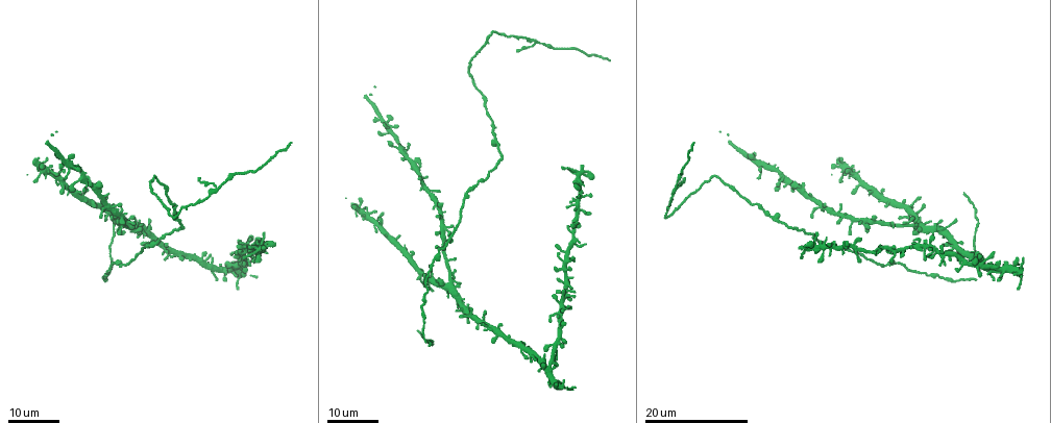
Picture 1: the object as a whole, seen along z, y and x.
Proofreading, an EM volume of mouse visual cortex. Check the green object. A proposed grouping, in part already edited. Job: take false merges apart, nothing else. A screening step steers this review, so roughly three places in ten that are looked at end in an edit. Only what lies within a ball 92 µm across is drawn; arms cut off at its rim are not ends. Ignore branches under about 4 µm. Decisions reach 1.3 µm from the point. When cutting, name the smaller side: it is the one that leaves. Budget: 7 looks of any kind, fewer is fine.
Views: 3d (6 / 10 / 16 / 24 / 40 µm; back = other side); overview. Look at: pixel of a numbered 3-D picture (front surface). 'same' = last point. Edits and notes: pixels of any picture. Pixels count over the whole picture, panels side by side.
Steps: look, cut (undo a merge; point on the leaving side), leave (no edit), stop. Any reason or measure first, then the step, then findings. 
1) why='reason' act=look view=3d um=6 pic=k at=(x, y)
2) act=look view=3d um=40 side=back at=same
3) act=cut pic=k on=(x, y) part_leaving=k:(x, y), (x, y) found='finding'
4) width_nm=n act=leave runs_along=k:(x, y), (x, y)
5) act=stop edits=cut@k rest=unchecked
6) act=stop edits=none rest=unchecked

why='three-way junction' act=look view=3d um=16 pic=1 at=(469, 314)

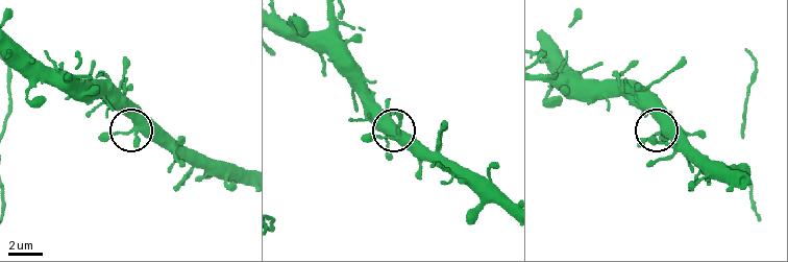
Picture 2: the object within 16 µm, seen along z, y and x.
act=look view=3d um=10 pic=2 at=(135, 130)

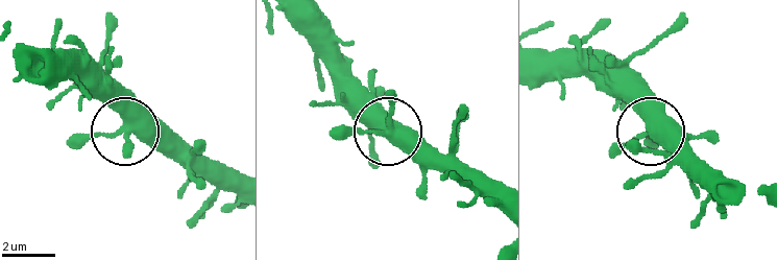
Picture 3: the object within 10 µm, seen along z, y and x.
why='closer look' act=look view=3d um=6 pic=3 at=(125, 129)

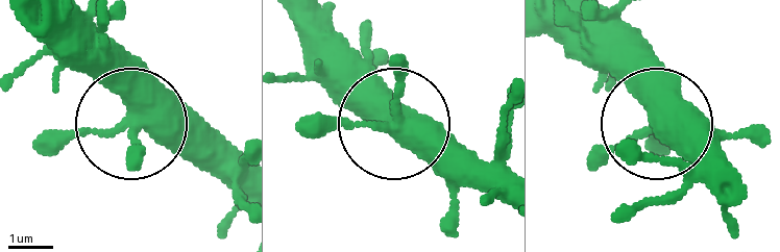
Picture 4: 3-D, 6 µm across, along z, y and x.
side_arm_um=20 act=leave found='one cell here'

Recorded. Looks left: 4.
act=look view=3d um=16 pic=1 at=(667, 218)

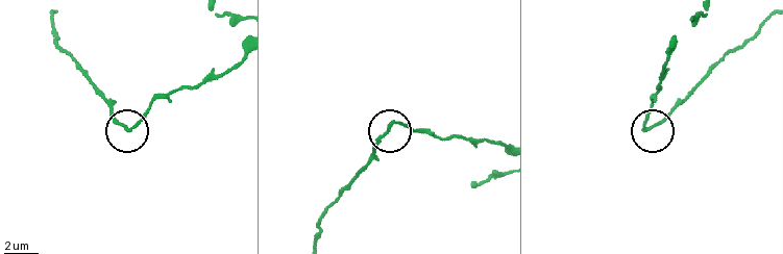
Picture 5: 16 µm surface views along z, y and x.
why='zoom in' act=look view=3d um=6 pic=5 at=(124, 128)

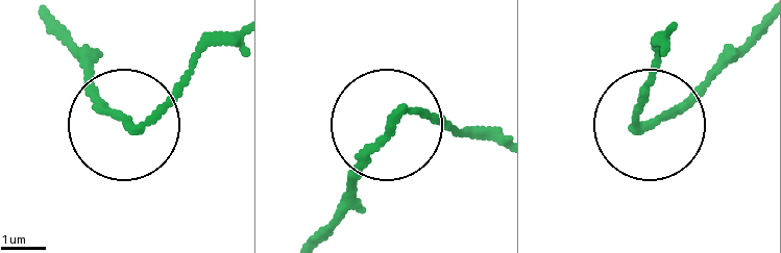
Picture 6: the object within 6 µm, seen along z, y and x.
act=cut pic=6 on=(175, 100) part_leaving=6:(120, 114), (150, 114), (195, 58), (228, 47) found='two cells meet here'

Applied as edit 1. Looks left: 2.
why='thick turns thin' act=look view=3d um=24 pic=1 at=(849, 230)

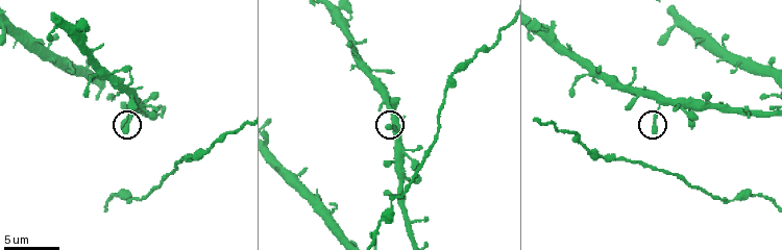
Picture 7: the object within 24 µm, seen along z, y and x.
act=look view=3d um=6 pic=7 at=(655, 122)

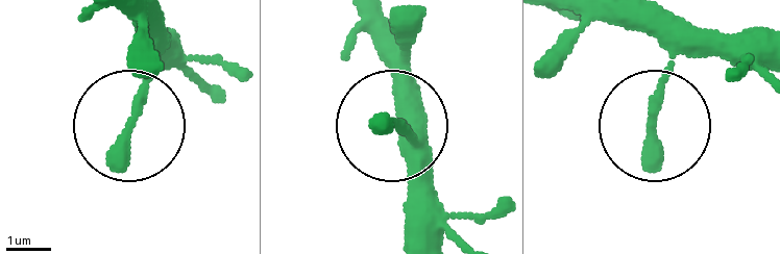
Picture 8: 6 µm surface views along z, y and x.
act=leave found='continuous, no second cell'

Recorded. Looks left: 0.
act=stop edits=cut@6 rest=unchecked

